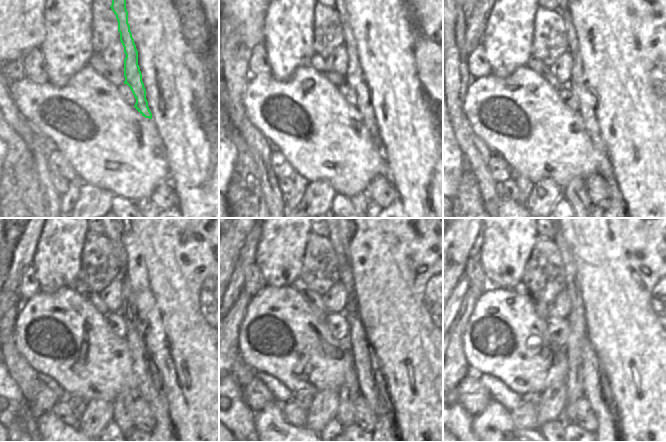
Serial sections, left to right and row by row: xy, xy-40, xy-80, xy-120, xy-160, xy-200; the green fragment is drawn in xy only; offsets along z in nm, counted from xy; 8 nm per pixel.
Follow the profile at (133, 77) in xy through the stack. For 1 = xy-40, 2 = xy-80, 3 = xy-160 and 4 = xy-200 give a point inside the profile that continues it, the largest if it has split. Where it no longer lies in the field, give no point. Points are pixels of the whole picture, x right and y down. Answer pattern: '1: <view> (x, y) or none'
1: xy-40 (355, 79)
2: xy-80 (587, 109)
3: xy-160 (373, 388)
4: xy-200 (596, 387)

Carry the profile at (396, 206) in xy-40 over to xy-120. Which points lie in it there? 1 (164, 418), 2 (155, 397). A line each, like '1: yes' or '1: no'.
1: yes
2: yes

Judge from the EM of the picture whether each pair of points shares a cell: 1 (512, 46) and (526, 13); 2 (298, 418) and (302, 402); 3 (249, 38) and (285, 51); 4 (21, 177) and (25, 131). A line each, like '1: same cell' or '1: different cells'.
1: same cell
2: different cells
3: different cells
4: different cells

